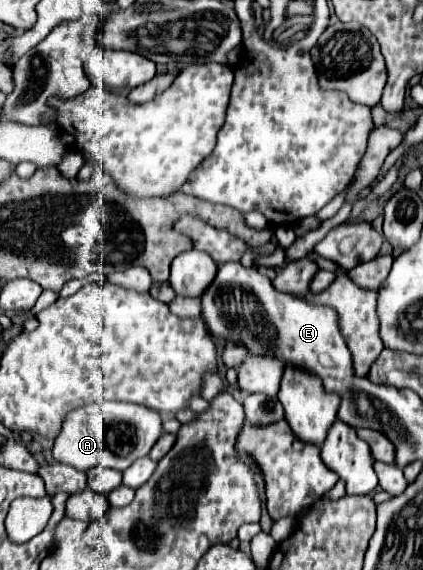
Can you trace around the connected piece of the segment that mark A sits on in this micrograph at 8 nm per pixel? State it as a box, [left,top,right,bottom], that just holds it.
[53,402,163,472]

